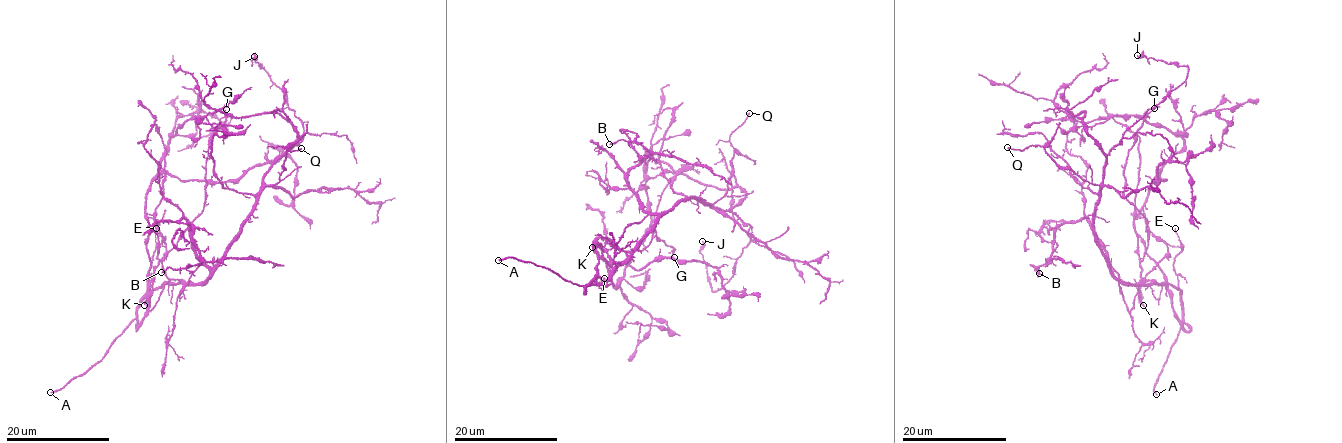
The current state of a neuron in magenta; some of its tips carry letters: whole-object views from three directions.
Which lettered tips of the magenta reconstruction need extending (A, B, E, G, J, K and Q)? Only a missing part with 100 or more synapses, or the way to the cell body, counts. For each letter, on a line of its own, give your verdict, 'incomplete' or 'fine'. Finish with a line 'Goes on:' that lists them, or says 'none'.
A: incomplete
B: fine
E: fine
G: fine
J: fine
K: fine
Q: fine
Goes on: A

